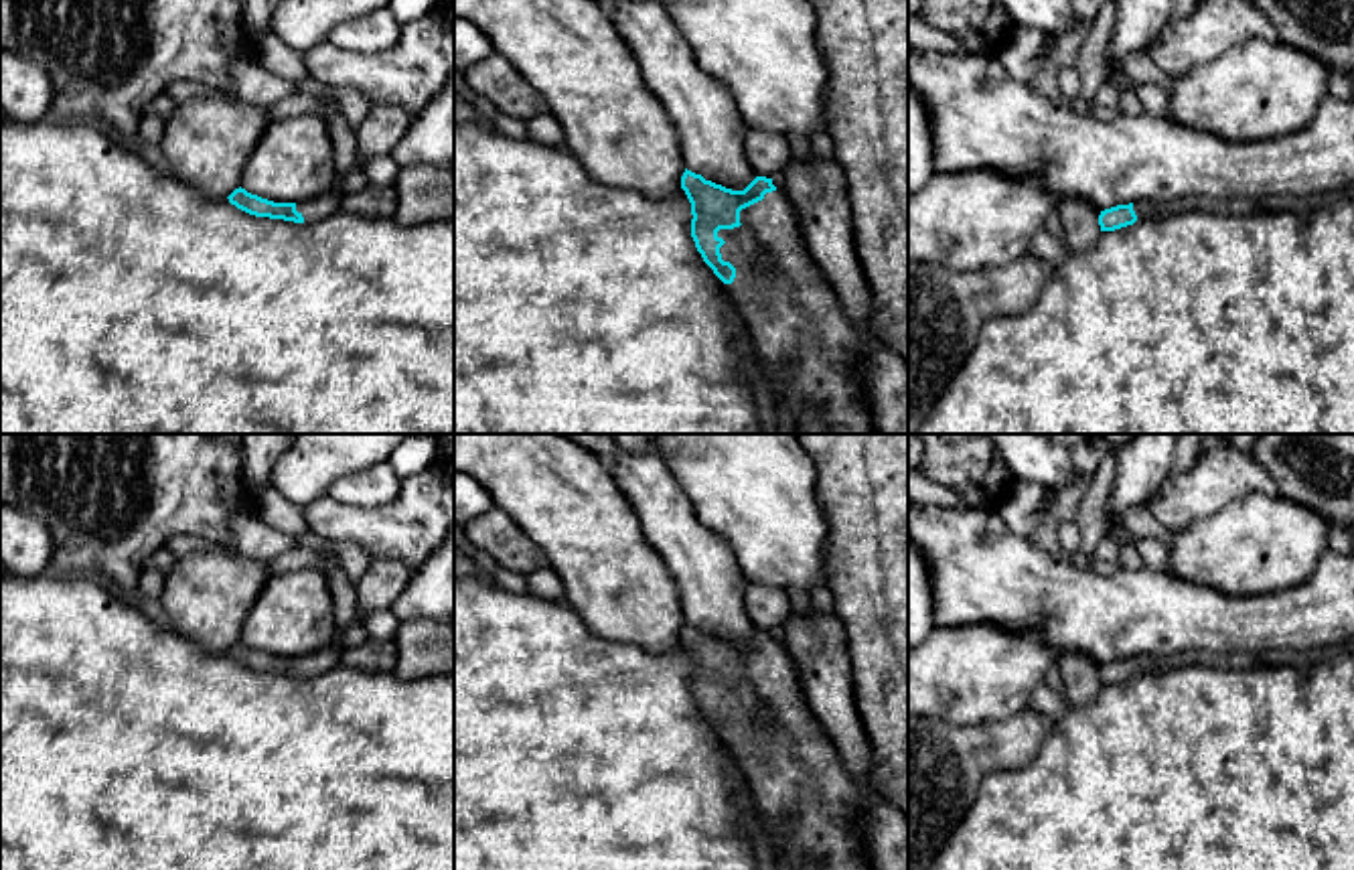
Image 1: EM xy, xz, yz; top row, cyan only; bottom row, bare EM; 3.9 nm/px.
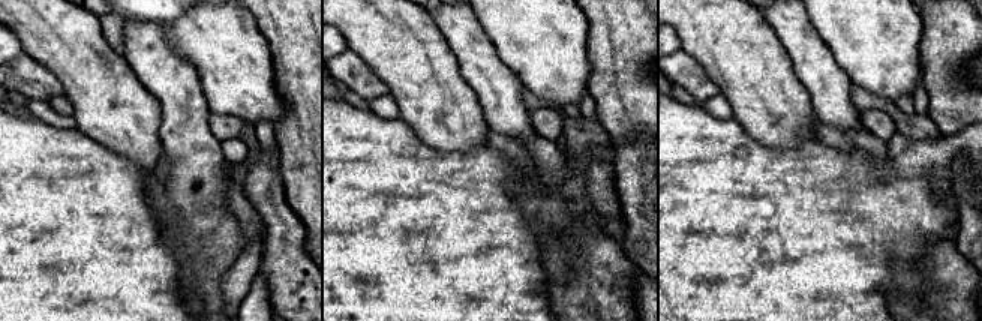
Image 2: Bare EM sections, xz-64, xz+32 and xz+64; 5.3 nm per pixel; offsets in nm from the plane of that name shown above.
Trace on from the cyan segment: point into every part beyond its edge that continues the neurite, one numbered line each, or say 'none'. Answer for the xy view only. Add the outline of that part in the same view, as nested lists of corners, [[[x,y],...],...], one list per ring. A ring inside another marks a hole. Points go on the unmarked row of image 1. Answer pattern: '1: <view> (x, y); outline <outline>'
1: xy (323, 660); outline [[[318,649],[310,655],[296,657],[296,665],[304,671],[306,677],[322,675],[341,665],[341,649]]]

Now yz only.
1: yz (1144, 664); outline [[[1139,655],[1139,657],[1133,657],[1133,665],[1137,669],[1137,675],[1157,671],[1159,669],[1159,657]]]

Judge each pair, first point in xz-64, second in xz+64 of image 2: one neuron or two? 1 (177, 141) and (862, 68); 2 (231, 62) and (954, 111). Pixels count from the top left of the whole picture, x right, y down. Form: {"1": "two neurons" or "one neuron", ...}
{"1": "two neurons", "2": "two neurons"}

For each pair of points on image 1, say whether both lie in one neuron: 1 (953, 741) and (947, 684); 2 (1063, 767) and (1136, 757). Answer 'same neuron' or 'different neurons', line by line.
1: different neurons
2: same neuron

